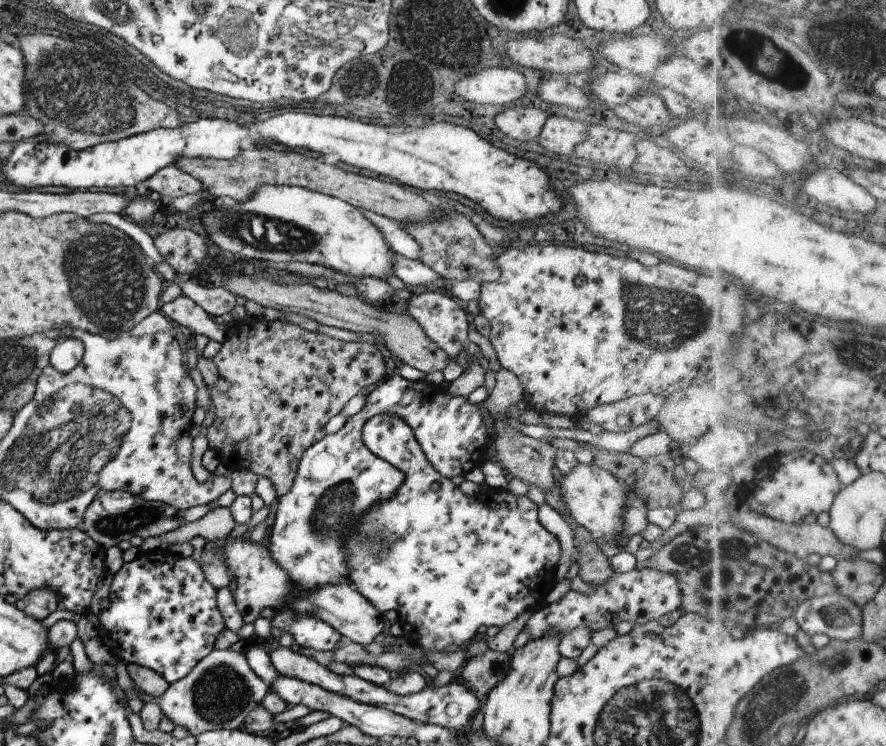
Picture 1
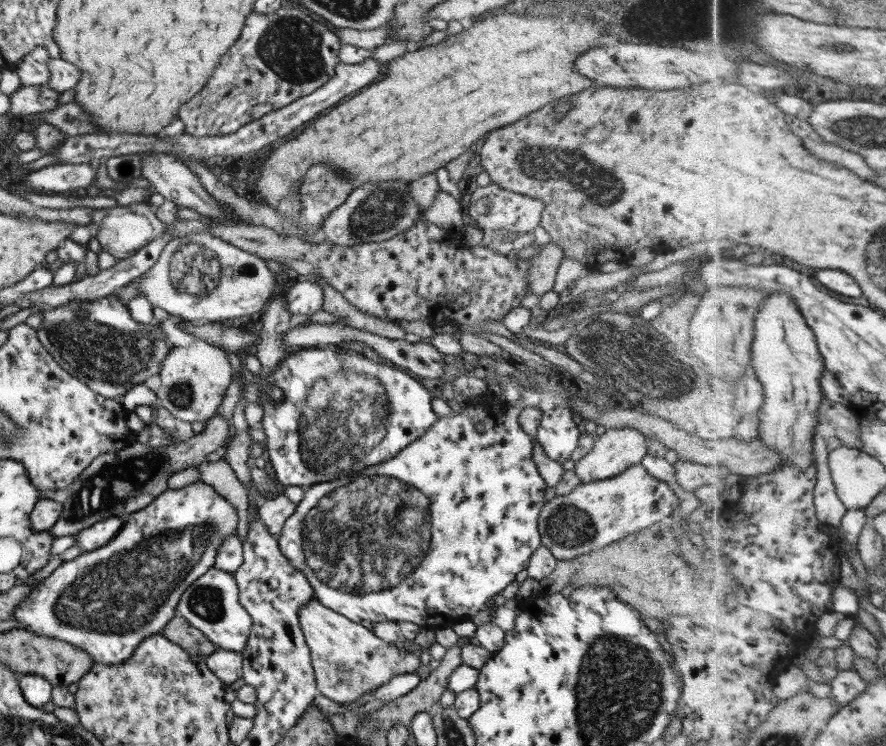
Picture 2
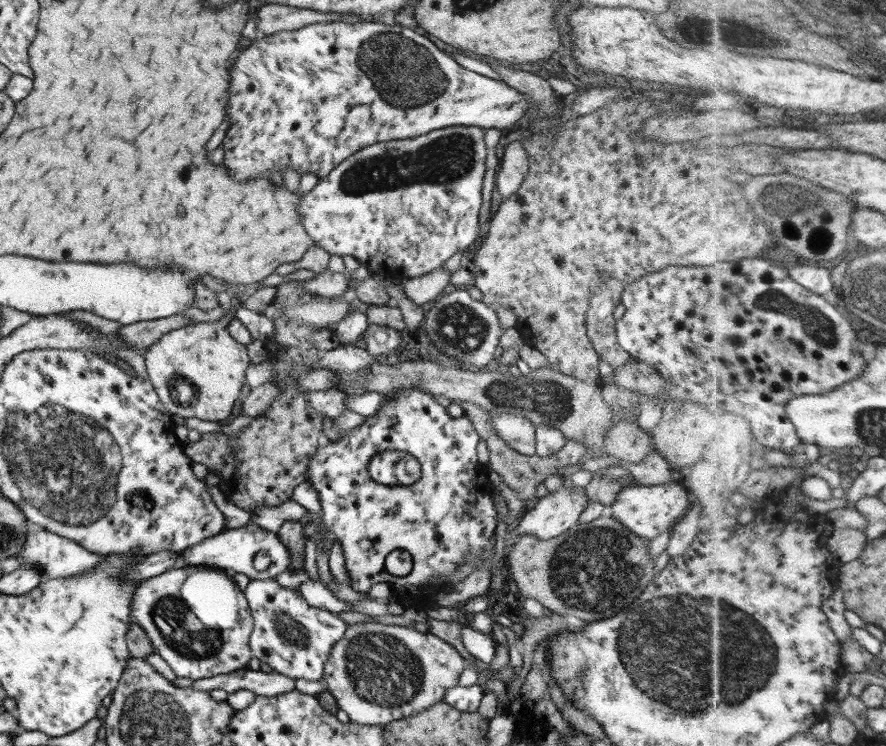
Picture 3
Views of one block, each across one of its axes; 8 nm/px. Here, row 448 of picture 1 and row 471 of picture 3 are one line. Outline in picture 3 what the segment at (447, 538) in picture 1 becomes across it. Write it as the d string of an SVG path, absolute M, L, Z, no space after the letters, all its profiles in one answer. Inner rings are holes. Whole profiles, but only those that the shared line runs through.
M397 450L378 452L367 464L373 482L385 486L408 486L419 483L419 463L409 453Z

